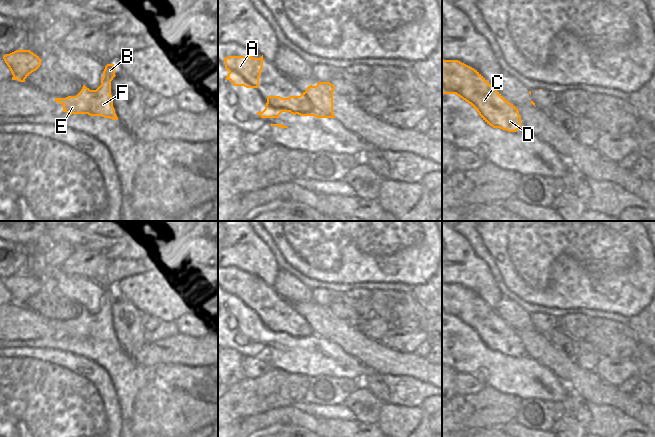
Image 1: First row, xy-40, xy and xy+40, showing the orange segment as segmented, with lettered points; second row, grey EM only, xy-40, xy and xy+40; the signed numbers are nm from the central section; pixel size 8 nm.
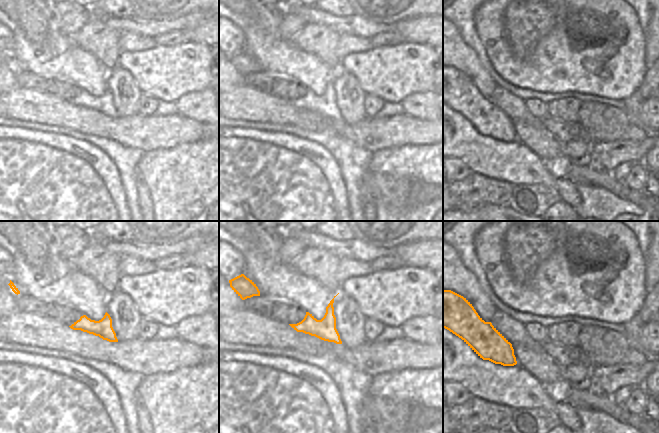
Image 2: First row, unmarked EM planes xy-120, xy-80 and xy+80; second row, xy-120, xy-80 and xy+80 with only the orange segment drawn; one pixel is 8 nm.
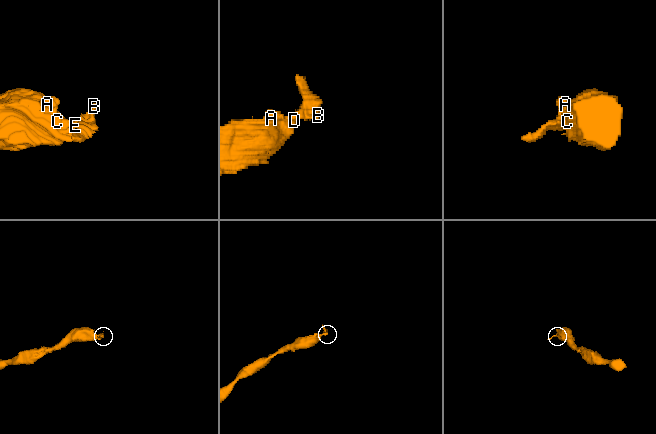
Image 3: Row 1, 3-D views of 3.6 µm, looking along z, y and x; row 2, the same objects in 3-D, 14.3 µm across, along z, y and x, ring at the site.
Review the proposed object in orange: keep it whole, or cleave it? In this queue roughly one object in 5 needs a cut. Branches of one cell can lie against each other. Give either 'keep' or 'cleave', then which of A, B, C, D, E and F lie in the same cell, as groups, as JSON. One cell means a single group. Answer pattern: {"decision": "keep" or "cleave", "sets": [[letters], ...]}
{"decision": "keep", "sets": [["A", "B", "C", "D", "E", "F"]]}

